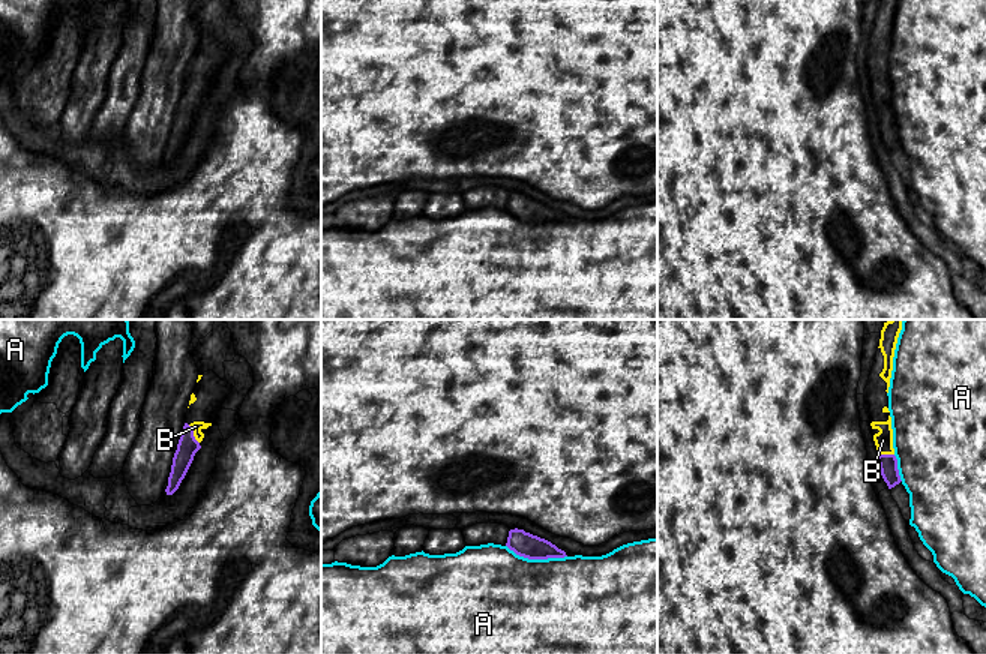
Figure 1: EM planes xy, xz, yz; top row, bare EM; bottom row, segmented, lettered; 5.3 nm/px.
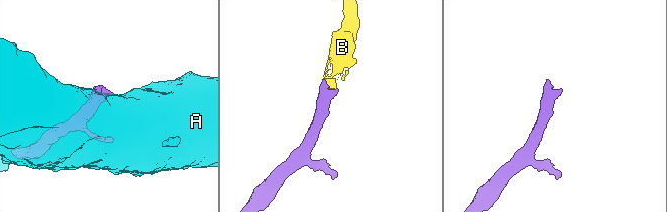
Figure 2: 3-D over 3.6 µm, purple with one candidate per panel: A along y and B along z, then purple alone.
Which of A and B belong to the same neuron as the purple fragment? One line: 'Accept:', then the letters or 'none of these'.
Accept: B

